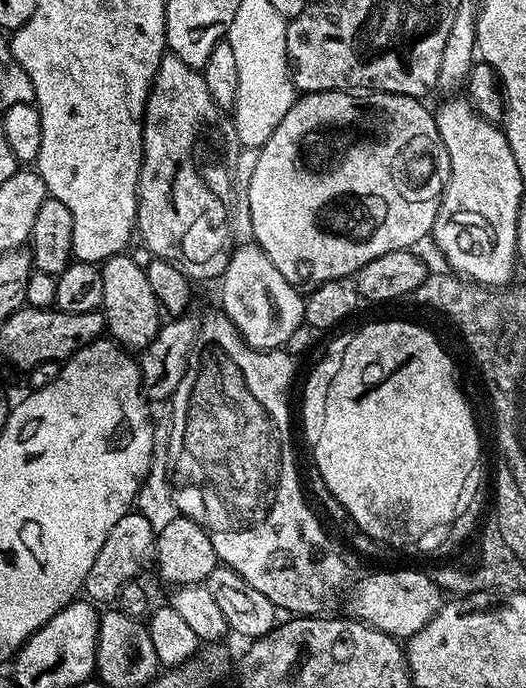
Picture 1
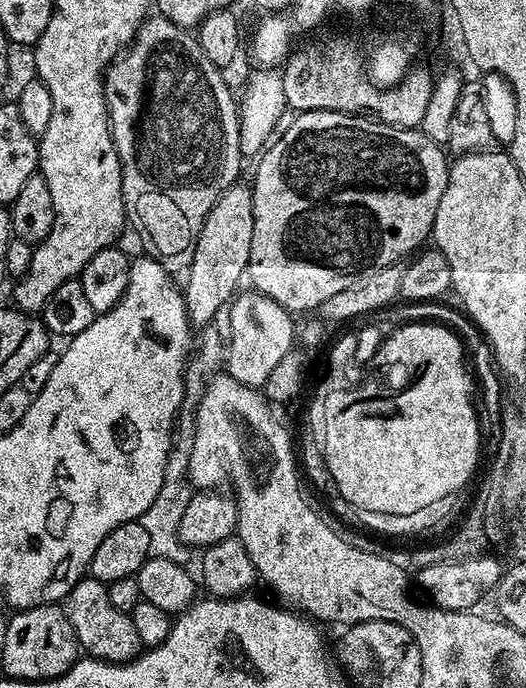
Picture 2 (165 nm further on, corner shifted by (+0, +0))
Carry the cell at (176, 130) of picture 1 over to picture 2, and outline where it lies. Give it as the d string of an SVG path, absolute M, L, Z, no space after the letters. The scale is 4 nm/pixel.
M159 14L149 15L143 26L136 31L136 36L131 44L112 61L112 65L104 73L104 97L108 103L108 121L112 127L114 146L118 150L118 158L122 166L122 198L124 199L127 223L140 235L140 240L144 243L143 251L173 274L179 273L179 268L181 271L187 270L191 266L200 231L210 214L210 210L216 205L220 195L230 185L241 179L240 163L242 163L242 157L238 142L238 134L240 133L238 100L235 95L232 97L232 92L228 89L224 76L225 73L216 68L214 62L210 62L210 58L206 58L206 54L202 54L202 46L196 41L195 35L189 29L180 28Z

